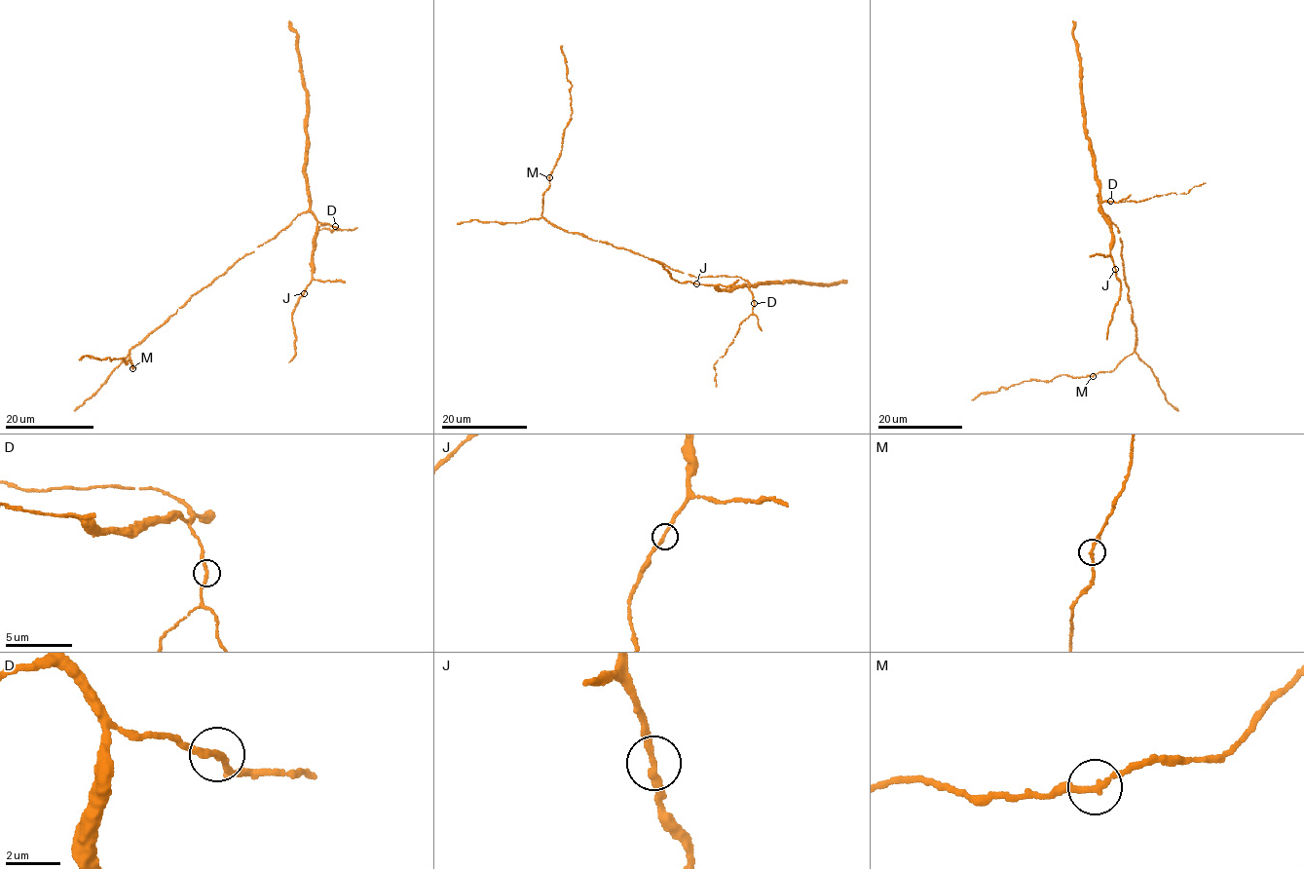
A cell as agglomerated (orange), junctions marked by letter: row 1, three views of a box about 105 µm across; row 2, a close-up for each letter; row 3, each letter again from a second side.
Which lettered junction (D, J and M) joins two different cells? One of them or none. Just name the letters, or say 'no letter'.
no letter

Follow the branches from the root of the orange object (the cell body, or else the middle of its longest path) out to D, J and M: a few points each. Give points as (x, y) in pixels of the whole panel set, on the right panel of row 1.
D: (1125, 274), (1118, 228), (1104, 214), (1099, 195), (1102, 202), (1110, 201)
J: (1125, 274), (1118, 228), (1104, 214), (1098, 201), (1099, 194), (1100, 213), (1111, 229), (1110, 257), (1115, 269)
M: (1125, 274), (1136, 328), (1135, 347), (1115, 368), (1093, 376)

